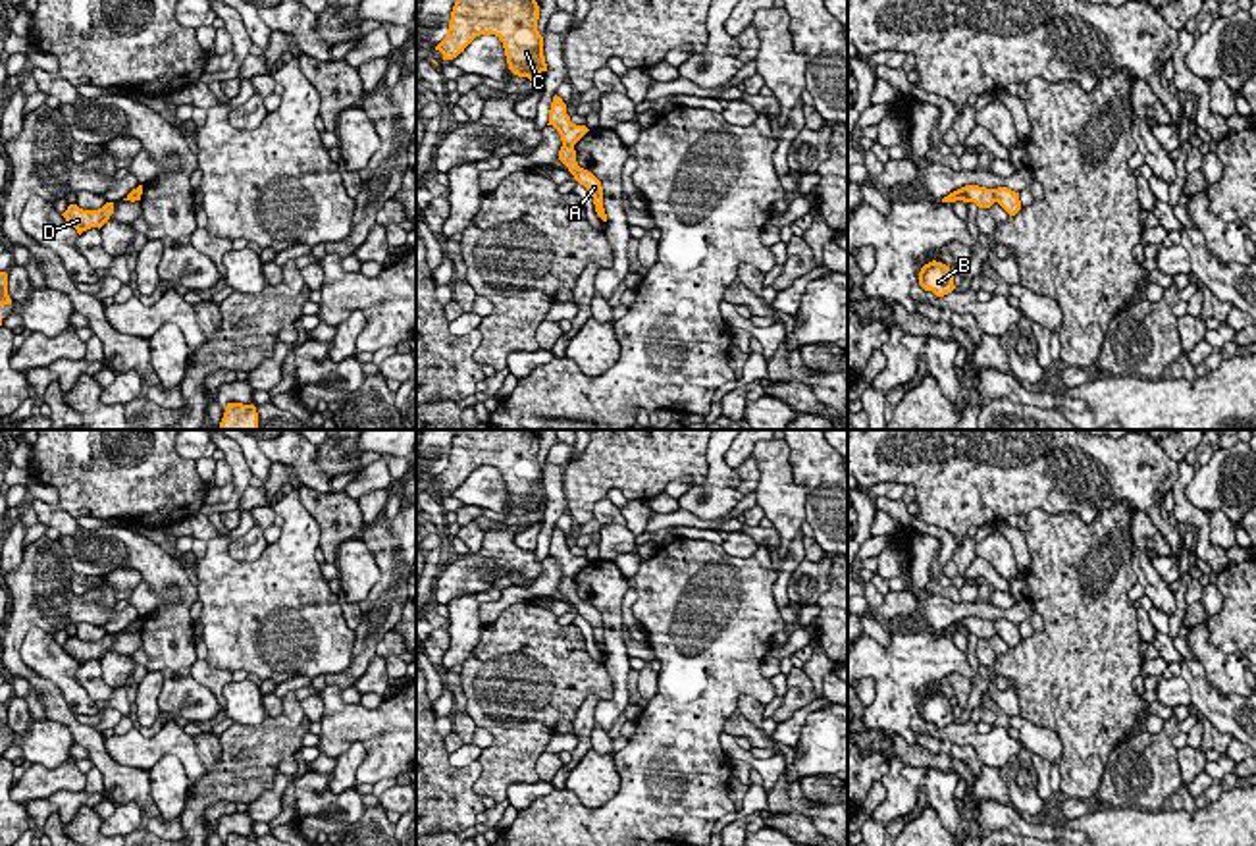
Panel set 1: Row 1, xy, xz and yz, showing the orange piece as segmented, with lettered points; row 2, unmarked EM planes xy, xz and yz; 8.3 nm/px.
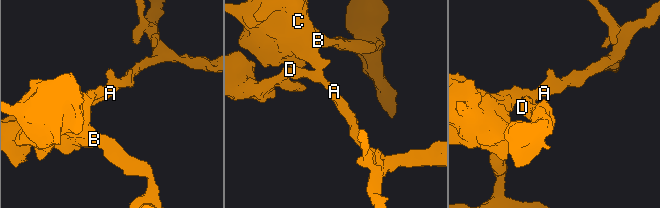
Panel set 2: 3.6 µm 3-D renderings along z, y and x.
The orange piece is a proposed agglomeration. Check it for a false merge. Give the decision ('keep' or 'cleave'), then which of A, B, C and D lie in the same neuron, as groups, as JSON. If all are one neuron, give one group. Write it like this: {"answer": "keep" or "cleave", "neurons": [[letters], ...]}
{"answer": "cleave", "neurons": [["A", "D"], ["B", "C"]]}

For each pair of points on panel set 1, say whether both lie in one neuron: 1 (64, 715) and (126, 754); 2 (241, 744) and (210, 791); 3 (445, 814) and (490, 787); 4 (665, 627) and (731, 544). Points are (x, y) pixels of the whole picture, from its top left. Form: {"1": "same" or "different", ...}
{"1": "different", "2": "same", "3": "different", "4": "different"}

